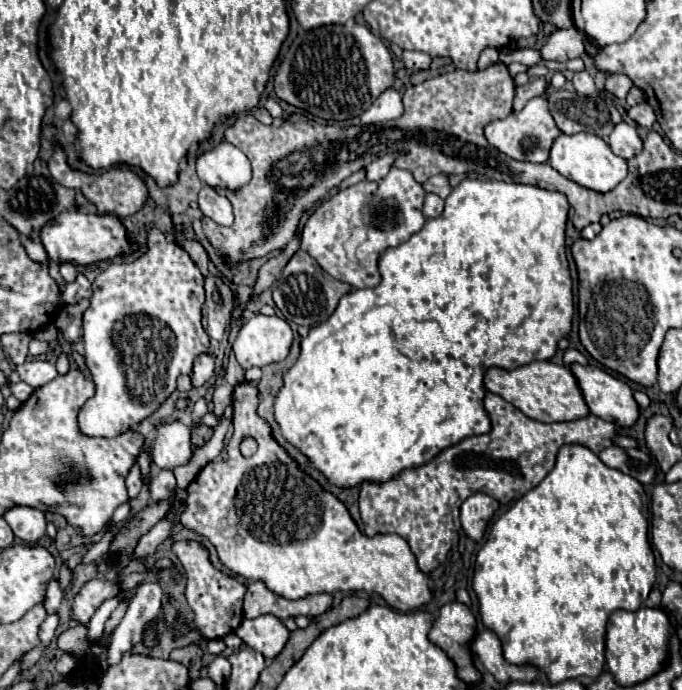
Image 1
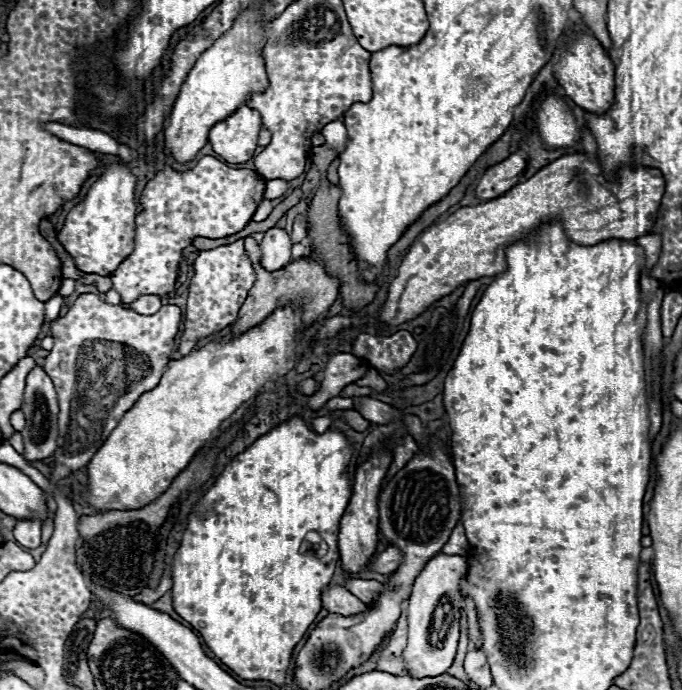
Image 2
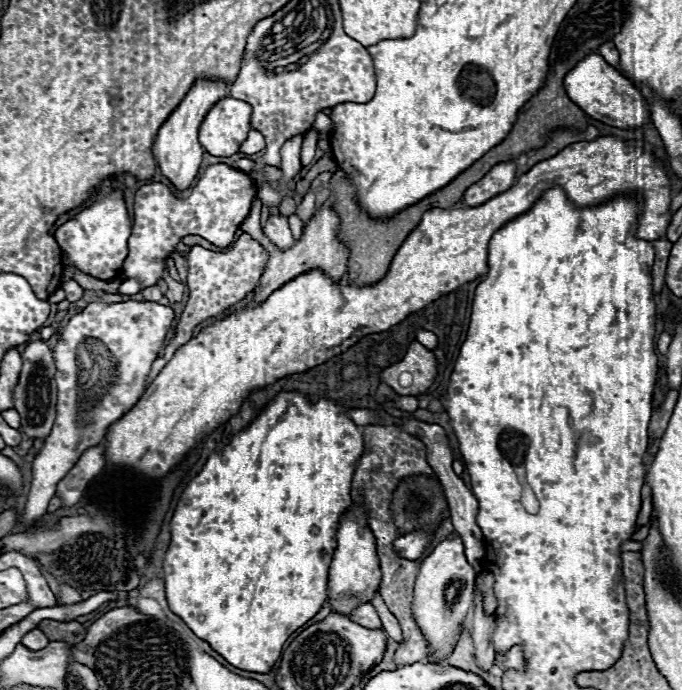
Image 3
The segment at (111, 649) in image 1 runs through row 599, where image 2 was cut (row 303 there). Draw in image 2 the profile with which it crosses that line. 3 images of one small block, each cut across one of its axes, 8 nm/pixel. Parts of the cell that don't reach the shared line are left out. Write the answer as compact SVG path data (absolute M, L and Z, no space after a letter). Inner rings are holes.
M154 294L140 296L138 300L134 300L134 302L130 304L132 310L136 310L136 312L144 312L144 314L148 314L148 312L158 312L160 306L162 306L162 300L160 300L160 296L154 296Z

